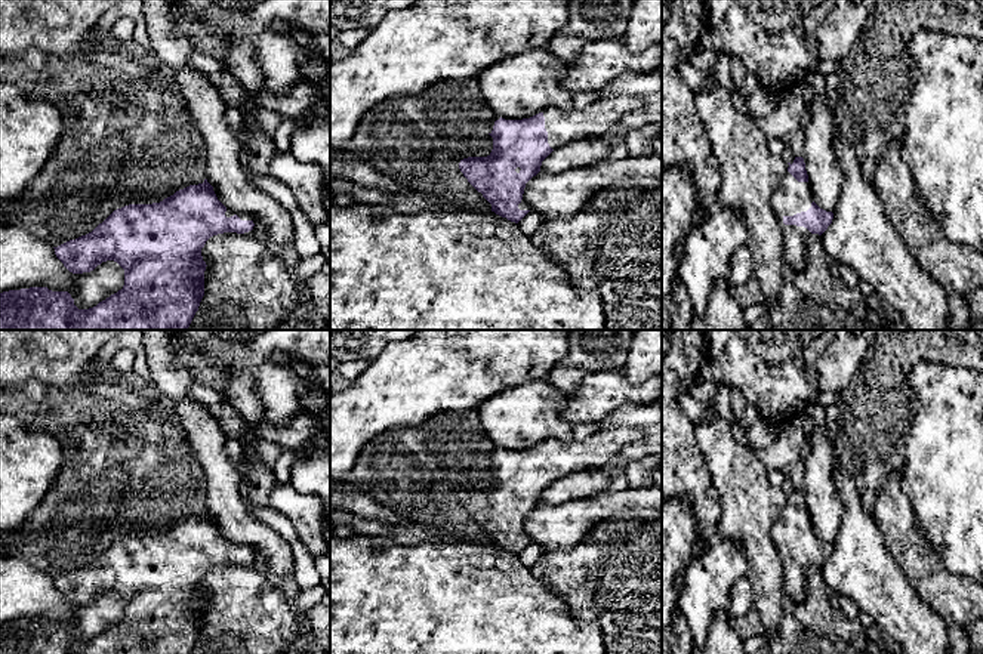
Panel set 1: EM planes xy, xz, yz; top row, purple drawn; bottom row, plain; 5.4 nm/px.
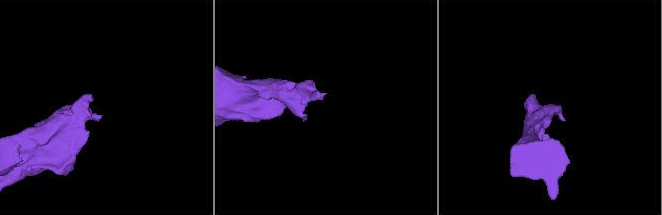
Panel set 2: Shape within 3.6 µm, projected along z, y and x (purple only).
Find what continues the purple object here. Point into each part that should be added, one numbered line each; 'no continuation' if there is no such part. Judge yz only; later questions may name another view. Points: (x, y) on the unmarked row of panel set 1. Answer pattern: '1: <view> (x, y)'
1: yz (791, 528)

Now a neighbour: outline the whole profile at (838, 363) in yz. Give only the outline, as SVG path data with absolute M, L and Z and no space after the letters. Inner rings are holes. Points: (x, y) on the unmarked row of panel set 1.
M833 330L833 336L817 363L817 392L842 392L875 337L876 330L862 330L860 334L853 334L850 330Z

